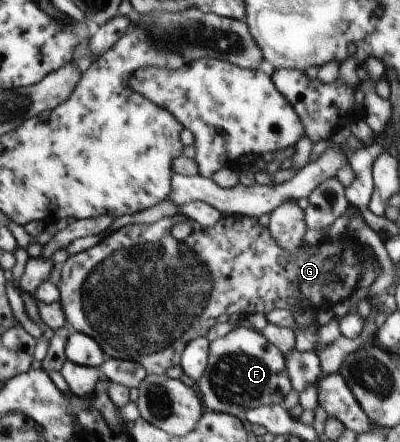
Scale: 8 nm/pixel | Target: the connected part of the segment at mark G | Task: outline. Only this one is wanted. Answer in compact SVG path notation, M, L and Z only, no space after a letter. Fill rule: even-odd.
M182 213L175 214L162 219L152 224L139 223L126 225L118 231L113 232L110 236L85 251L75 255L70 255L68 260L63 264L61 282L57 286L61 294L60 302L63 306L63 311L68 324L73 326L75 331L87 334L93 338L102 348L106 356L113 359L122 359L127 361L138 361L145 369L147 374L166 375L168 370L181 364L181 356L186 348L186 345L198 337L206 337L208 330L217 322L216 318L222 314L238 314L247 316L262 312L267 315L274 309L288 309L293 313L301 309L312 309L314 312L321 310L332 310L338 302L350 298L352 292L358 288L357 283L361 273L363 272L363 262L367 258L361 243L355 242L354 239L348 236L341 236L339 239L323 239L317 245L300 246L297 253L289 253L284 250L272 236L270 229L260 225L257 218L249 216L222 215L221 219L214 226L204 228L197 222L190 220L189 225L192 232L185 238L184 242L180 242L172 236L172 227L175 223L183 223L188 220Z

